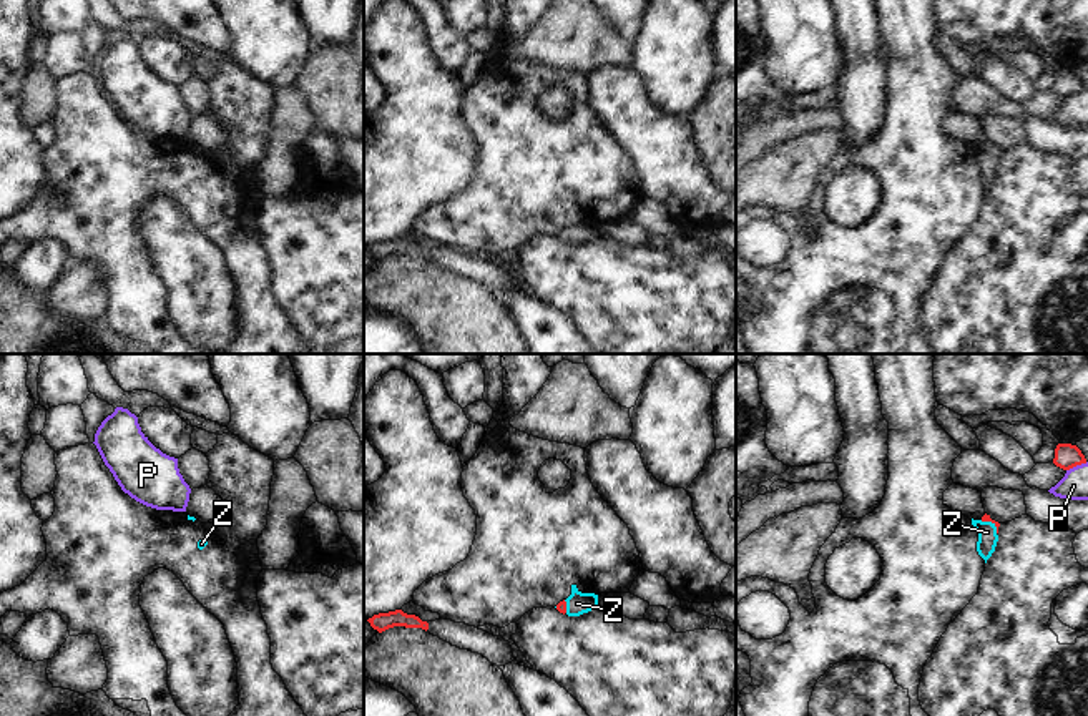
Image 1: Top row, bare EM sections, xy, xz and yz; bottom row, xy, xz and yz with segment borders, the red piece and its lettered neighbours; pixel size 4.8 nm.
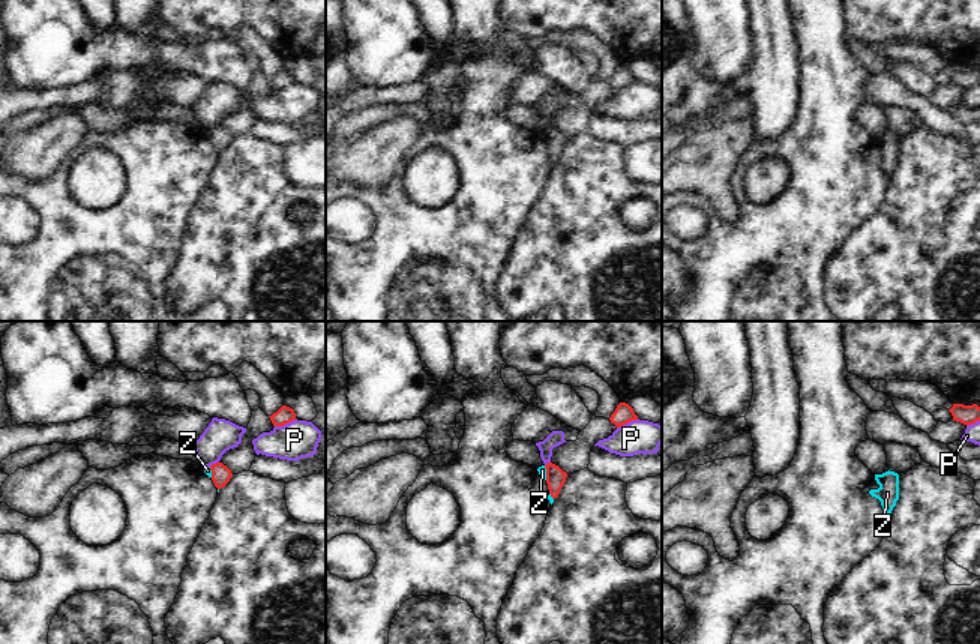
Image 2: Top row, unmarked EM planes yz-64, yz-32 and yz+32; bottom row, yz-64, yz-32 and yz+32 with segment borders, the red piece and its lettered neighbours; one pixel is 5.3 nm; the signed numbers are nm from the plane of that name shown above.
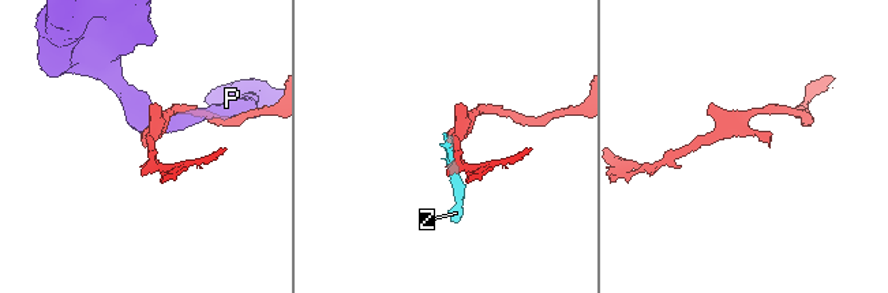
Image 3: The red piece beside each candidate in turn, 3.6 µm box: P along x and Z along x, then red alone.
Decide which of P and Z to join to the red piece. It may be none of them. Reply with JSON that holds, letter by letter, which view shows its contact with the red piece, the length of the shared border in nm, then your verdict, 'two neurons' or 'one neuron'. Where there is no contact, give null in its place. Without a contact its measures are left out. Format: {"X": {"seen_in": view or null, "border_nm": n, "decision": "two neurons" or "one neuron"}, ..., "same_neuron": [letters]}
{"P": {"seen_in": "yz", "border_nm": 110, "decision": "two neurons"}, "Z": {"seen_in": "yz", "border_nm": 110, "decision": "one neuron"}, "same_neuron": ["Z"]}

